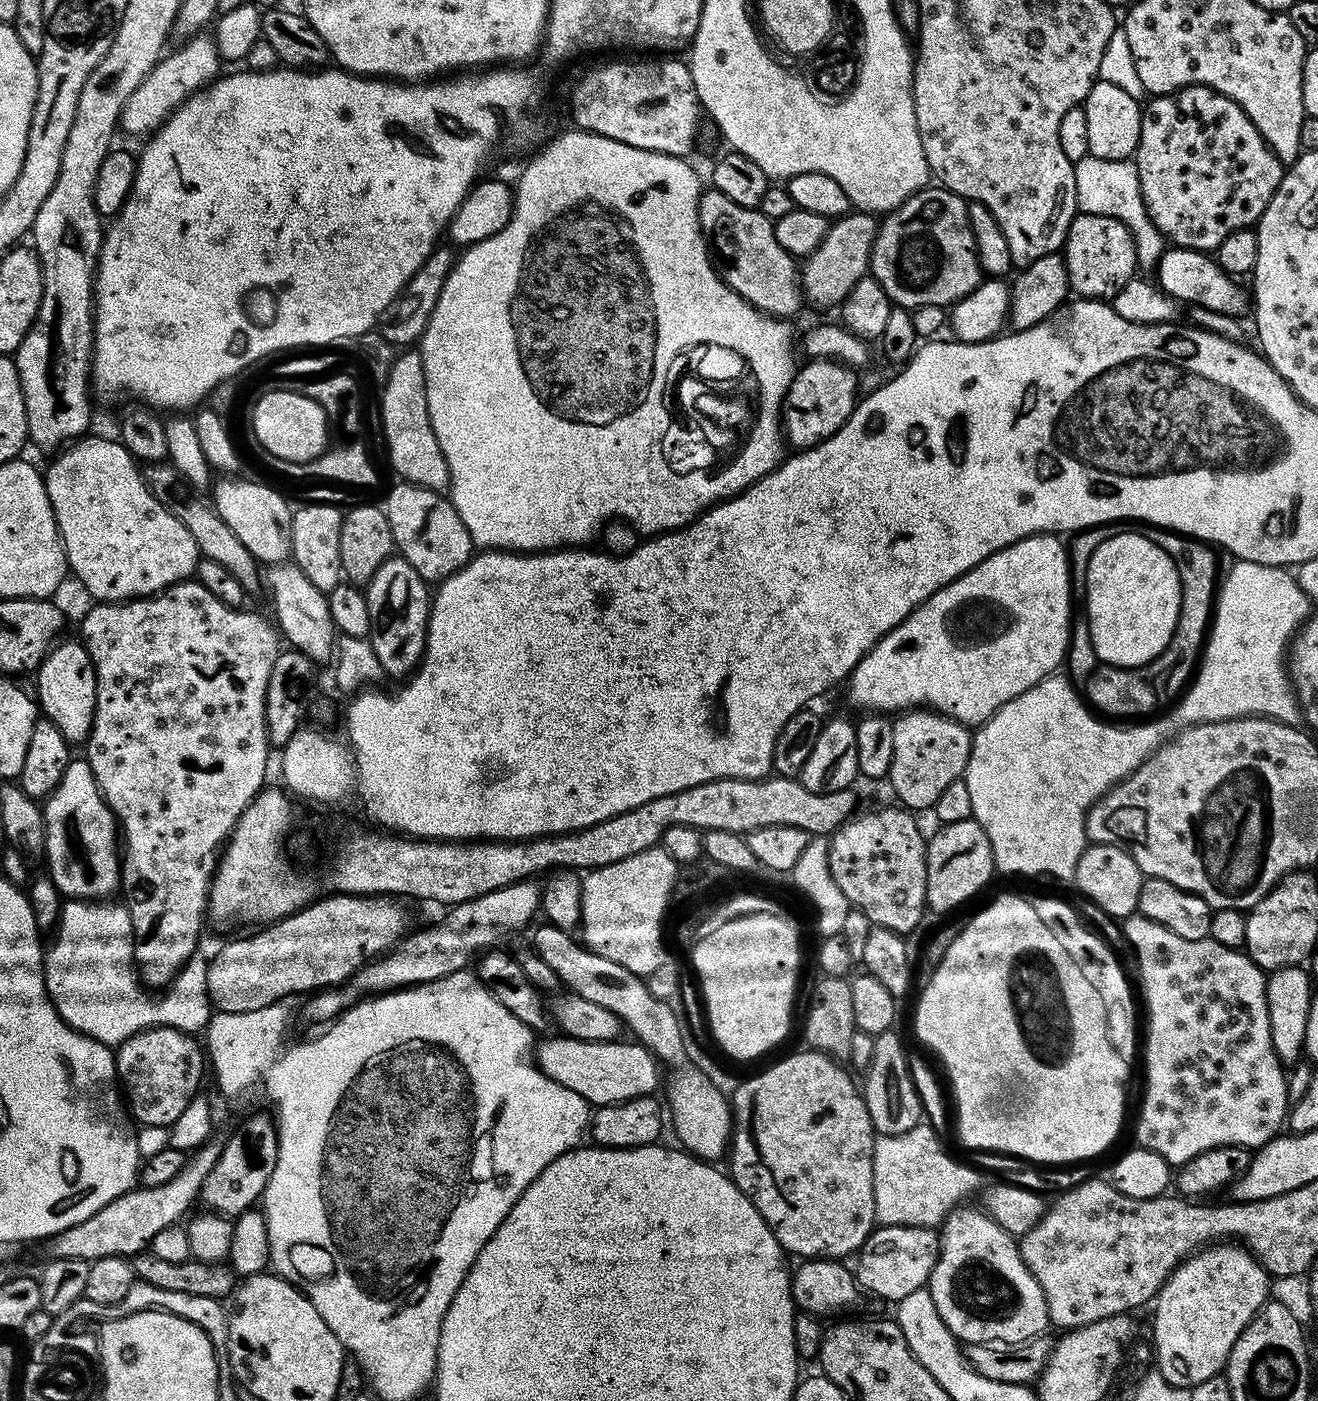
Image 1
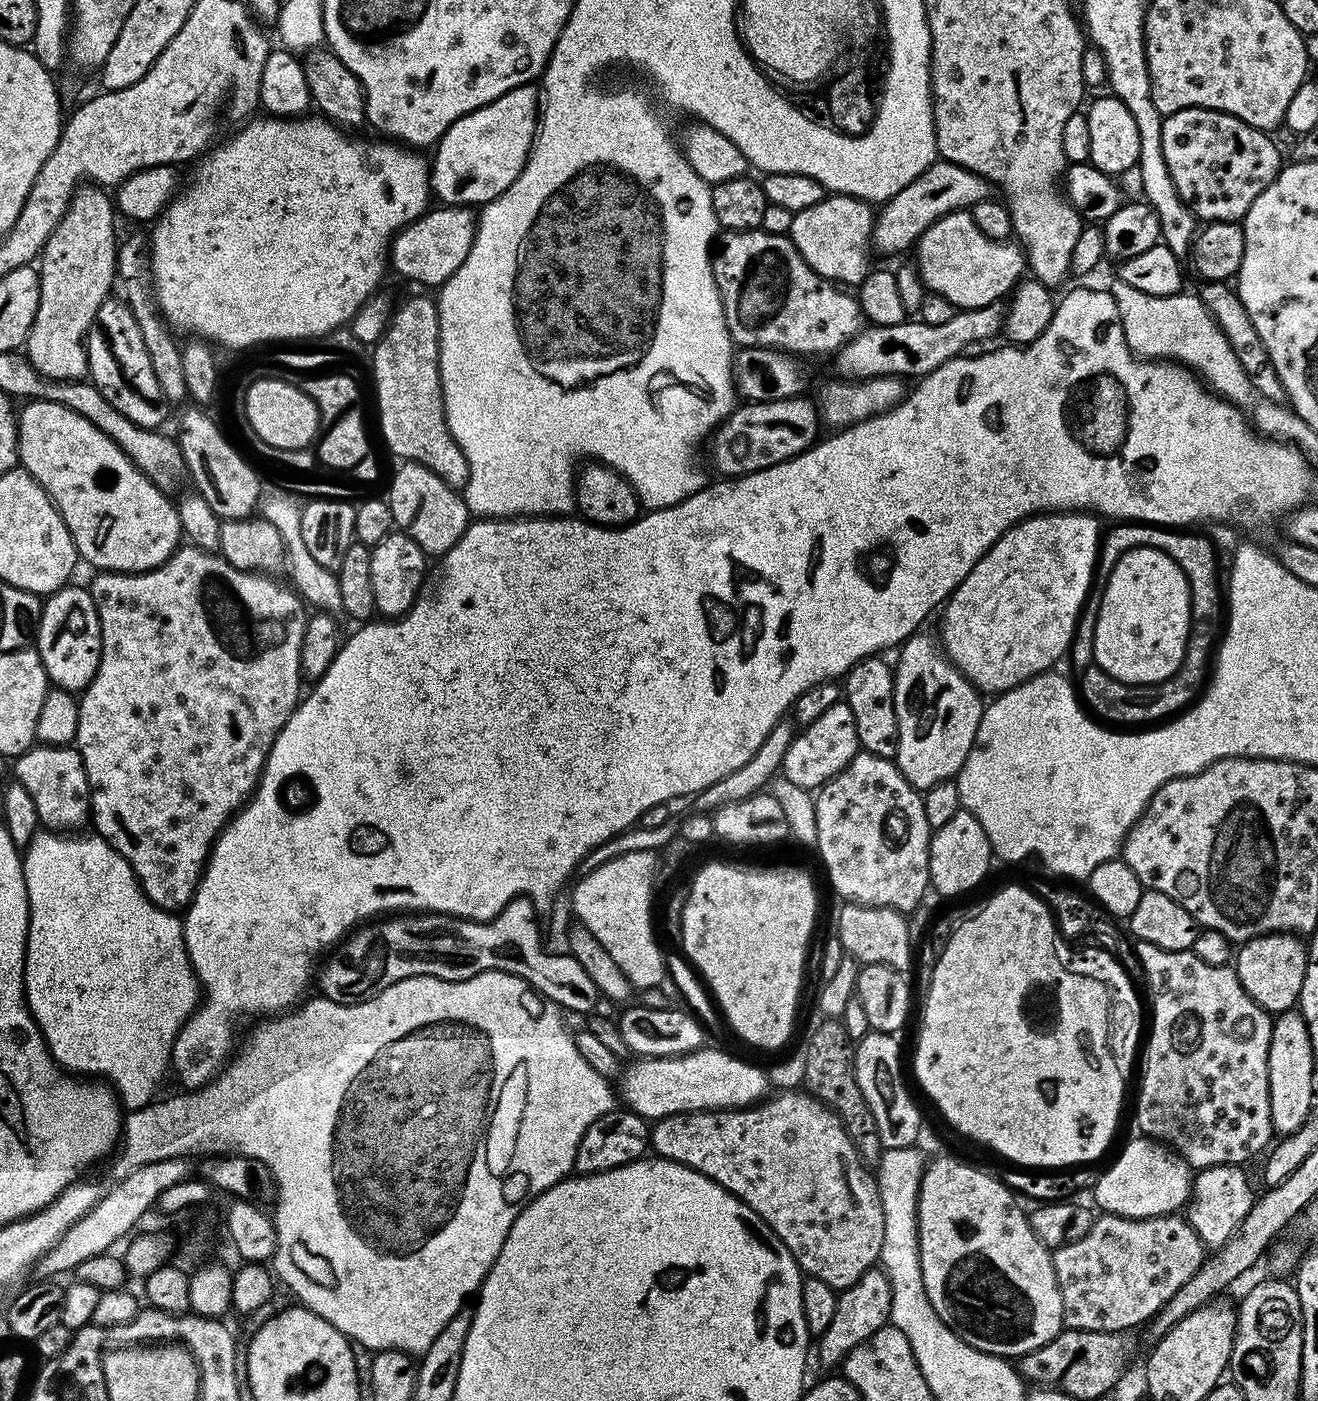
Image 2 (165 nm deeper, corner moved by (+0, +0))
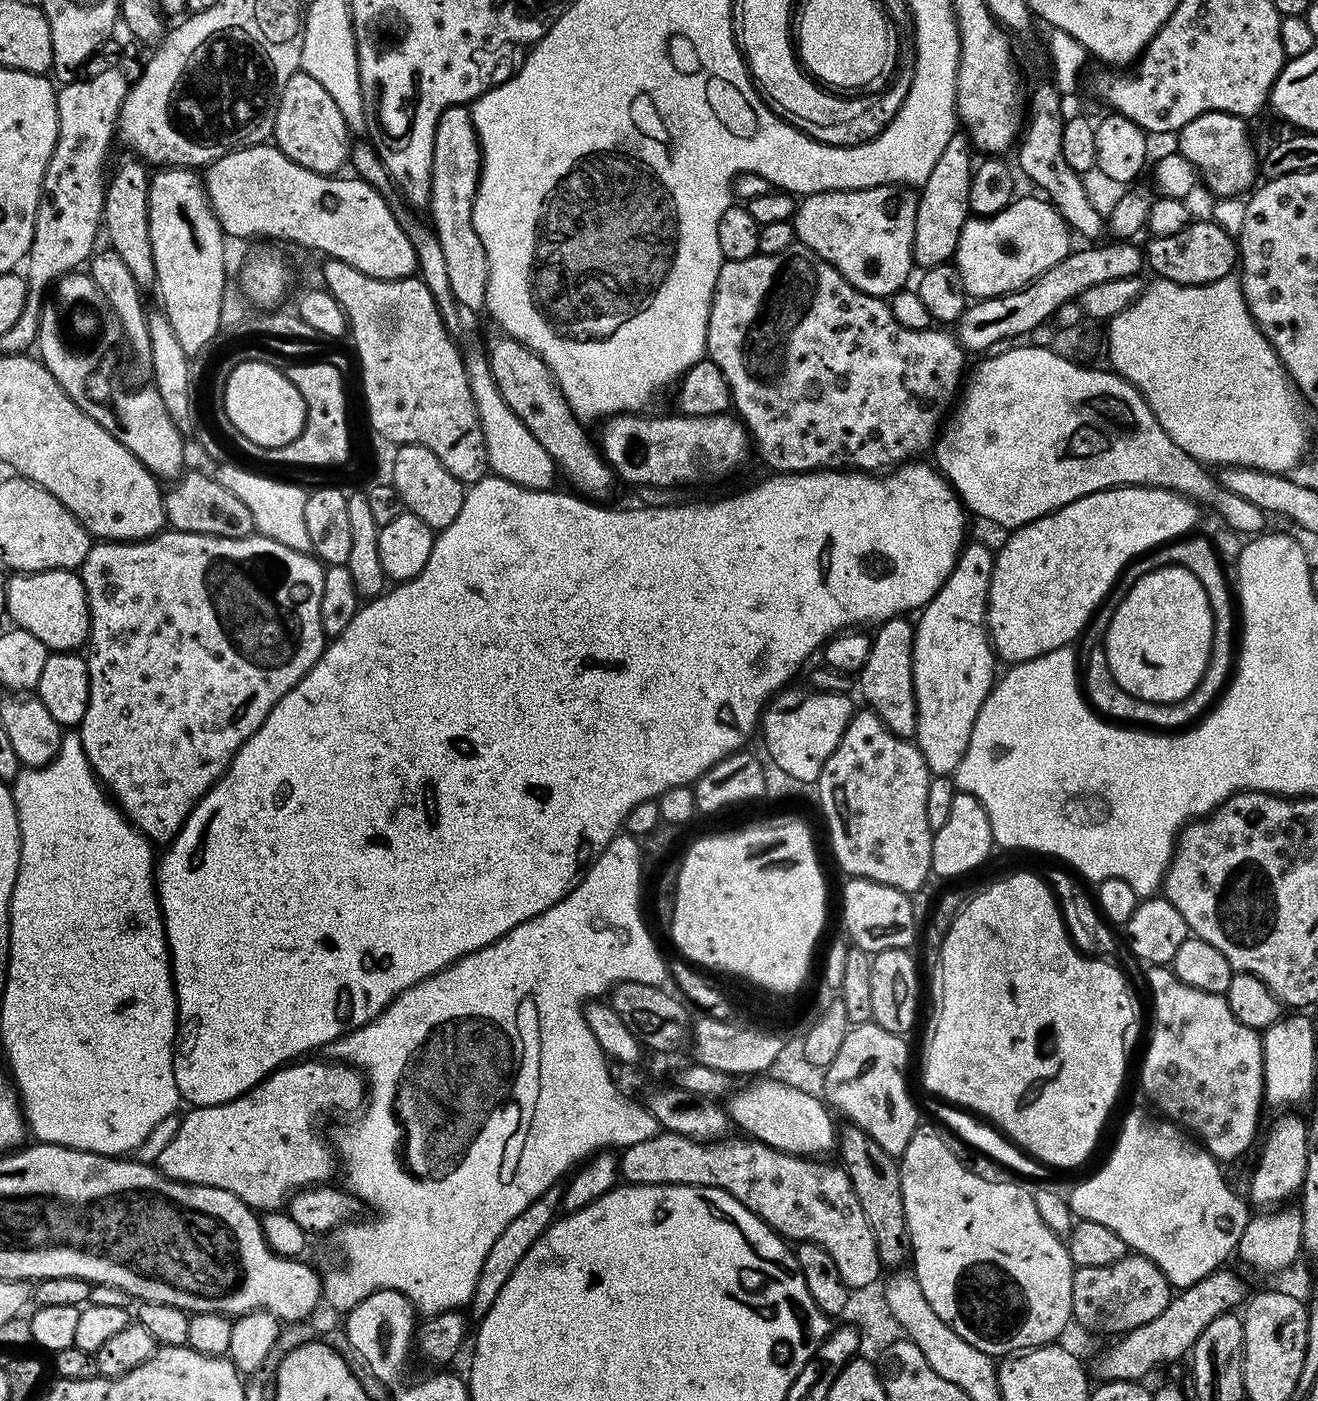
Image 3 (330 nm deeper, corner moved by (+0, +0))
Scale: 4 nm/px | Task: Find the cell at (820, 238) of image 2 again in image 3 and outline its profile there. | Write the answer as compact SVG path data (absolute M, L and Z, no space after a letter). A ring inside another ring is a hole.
M883 184L882 186L874 186L873 188L858 188L842 192L815 192L812 196L803 197L797 203L796 214L792 217L791 221L794 227L796 227L797 241L814 254L818 254L818 258L822 258L827 264L834 266L838 270L838 274L842 274L842 278L846 278L846 282L850 282L850 286L854 286L859 292L865 292L871 296L891 298L892 295L909 283L908 275L914 272L912 247L914 246L914 218L917 214L918 195L911 187L899 184Z

